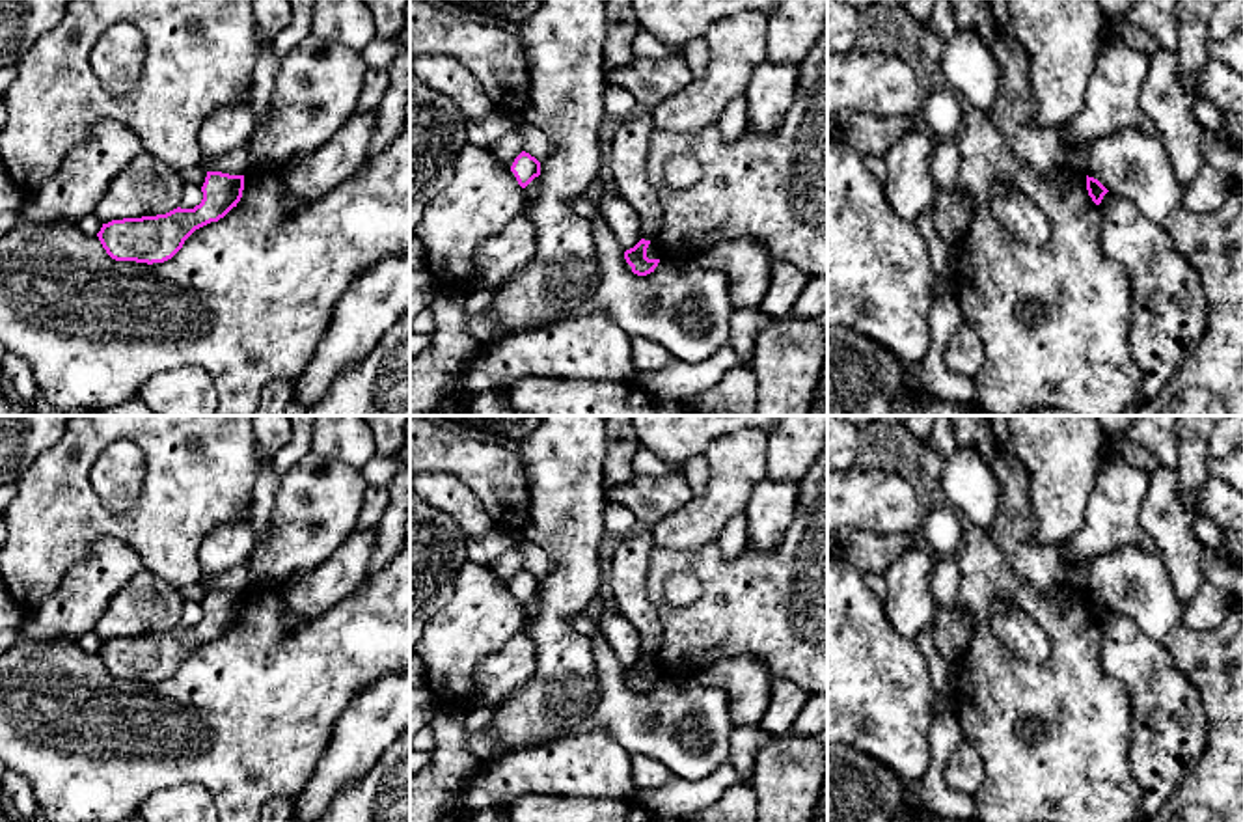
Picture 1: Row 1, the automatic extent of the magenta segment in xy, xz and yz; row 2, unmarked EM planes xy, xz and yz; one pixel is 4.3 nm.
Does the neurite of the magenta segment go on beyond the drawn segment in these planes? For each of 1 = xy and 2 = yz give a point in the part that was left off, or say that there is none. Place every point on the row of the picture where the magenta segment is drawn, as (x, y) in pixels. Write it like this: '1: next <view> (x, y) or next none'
1: next none
2: next none

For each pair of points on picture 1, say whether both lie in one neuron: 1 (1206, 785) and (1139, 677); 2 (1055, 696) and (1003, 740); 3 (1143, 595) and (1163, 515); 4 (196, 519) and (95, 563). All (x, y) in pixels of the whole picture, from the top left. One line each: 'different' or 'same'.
1: different
2: same
3: different
4: different

